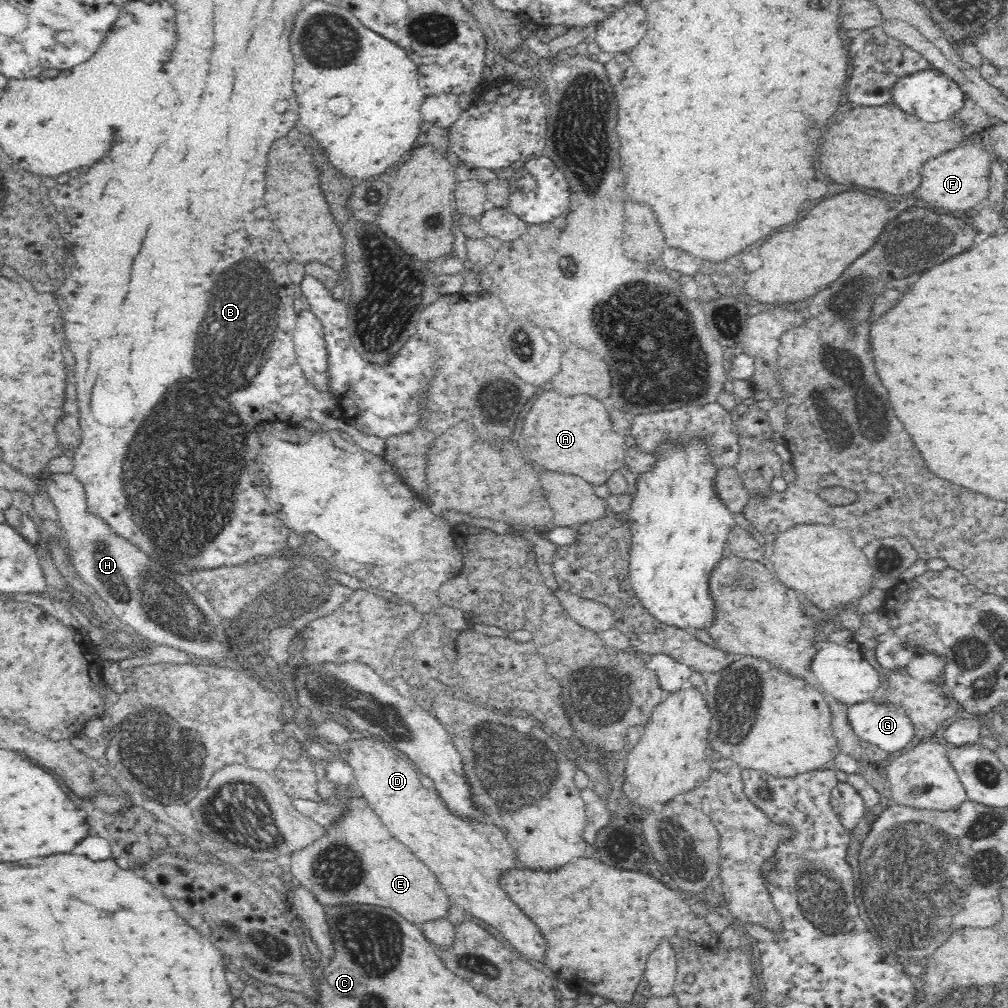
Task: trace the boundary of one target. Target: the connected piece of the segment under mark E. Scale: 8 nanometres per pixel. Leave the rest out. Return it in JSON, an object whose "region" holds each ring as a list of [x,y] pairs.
{"region":[[[302,752],[294,760],[282,758],[274,768],[274,778],[282,782],[293,801],[307,802],[310,806],[326,804],[340,810],[330,824],[322,826],[316,840],[300,848],[292,848],[287,853],[291,857],[289,869],[295,885],[310,891],[326,908],[349,904],[390,907],[414,923],[447,916],[448,898],[444,896],[436,875],[416,856],[412,856],[414,852],[406,844],[390,834],[380,816],[366,806],[367,800],[361,791],[341,790],[336,795],[322,796],[318,794],[316,772],[316,759],[307,752]]]}

